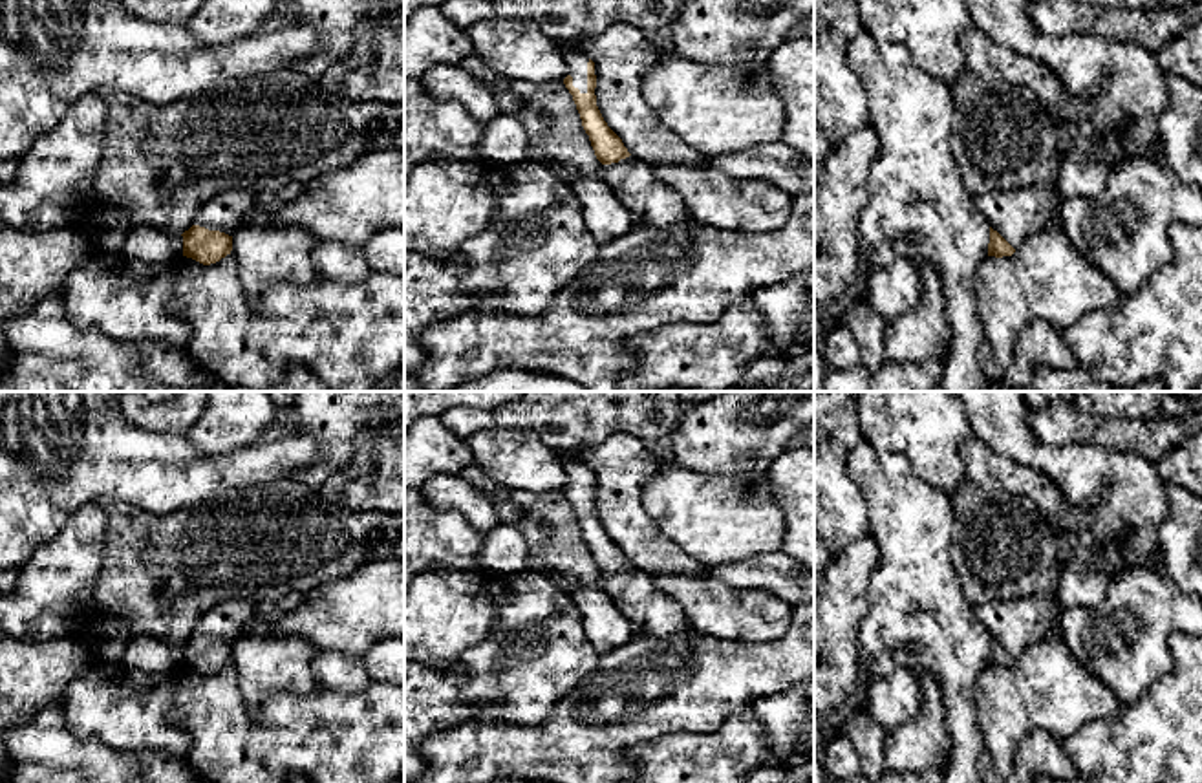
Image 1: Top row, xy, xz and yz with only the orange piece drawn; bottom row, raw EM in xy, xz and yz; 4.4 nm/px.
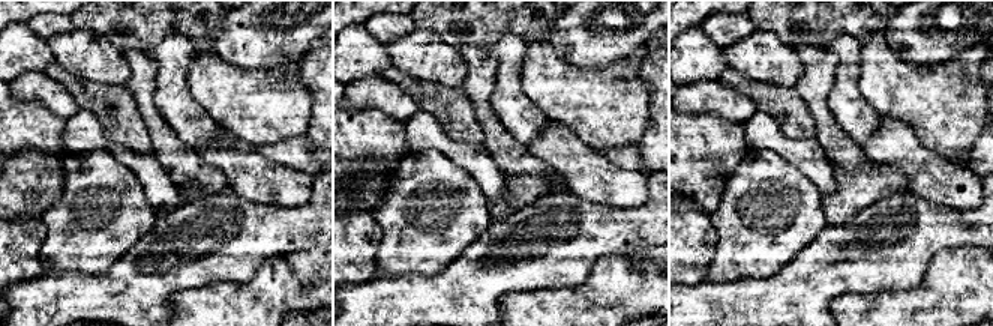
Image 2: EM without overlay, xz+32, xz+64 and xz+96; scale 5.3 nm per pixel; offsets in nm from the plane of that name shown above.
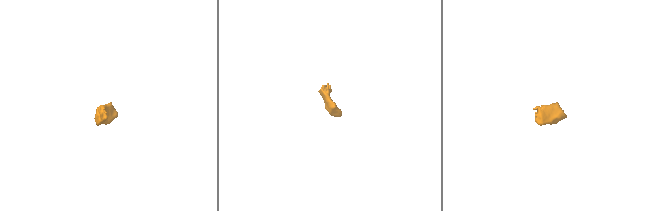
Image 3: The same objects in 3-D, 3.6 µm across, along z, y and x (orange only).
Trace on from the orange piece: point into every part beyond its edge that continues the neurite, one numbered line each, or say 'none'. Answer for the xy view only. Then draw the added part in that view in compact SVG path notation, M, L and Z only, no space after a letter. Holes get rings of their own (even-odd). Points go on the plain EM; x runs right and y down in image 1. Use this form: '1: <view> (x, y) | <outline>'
1: xy (225, 621) | M240 598L218 602L198 620L192 635L234 646L241 638L249 620L262 609L263 607Z

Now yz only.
1: yz (1016, 624) | M1056 593L975 606L979 622L1014 659L1048 637L1063 615Z

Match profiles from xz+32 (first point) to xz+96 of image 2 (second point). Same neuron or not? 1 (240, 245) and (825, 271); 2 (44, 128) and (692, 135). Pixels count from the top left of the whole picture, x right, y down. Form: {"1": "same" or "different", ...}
{"1": "same", "2": "same"}

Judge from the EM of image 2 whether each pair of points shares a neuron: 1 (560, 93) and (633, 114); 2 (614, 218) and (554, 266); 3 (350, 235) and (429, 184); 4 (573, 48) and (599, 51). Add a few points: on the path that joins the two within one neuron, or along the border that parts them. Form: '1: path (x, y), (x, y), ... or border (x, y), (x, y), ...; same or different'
1: path (578, 98), (611, 107), (615, 111); same
2: path (599, 230), (590, 230), (569, 251); same
3: border (371, 214), (381, 230), (377, 254); different
4: path (579, 48), (593, 48); same

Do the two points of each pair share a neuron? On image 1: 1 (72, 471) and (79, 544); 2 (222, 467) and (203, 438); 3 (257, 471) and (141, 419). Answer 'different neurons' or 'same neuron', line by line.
1: different neurons
2: different neurons
3: different neurons

